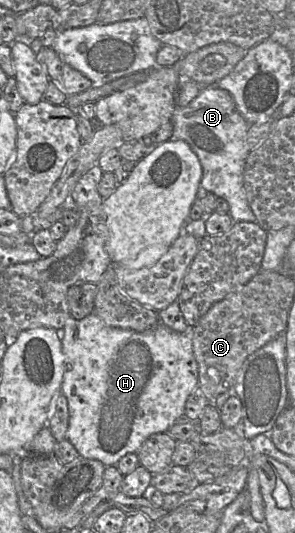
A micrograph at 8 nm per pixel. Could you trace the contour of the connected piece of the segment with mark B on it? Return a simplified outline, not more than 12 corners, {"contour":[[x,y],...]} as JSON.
{"contour":[[206,86],[172,114],[170,140],[234,222],[257,222],[244,188],[250,124]]}

